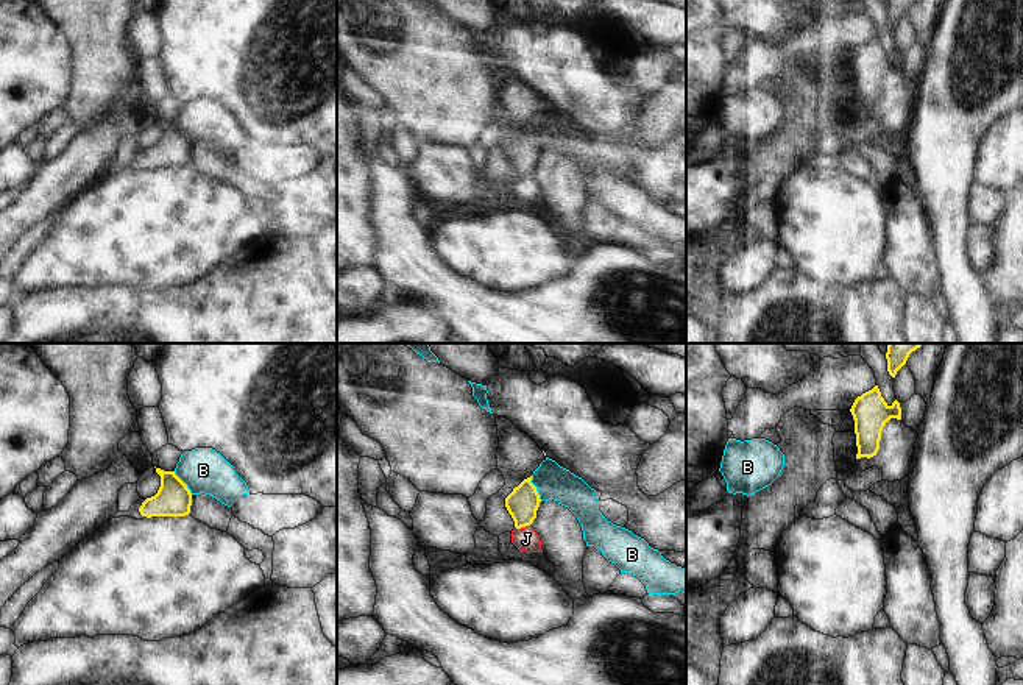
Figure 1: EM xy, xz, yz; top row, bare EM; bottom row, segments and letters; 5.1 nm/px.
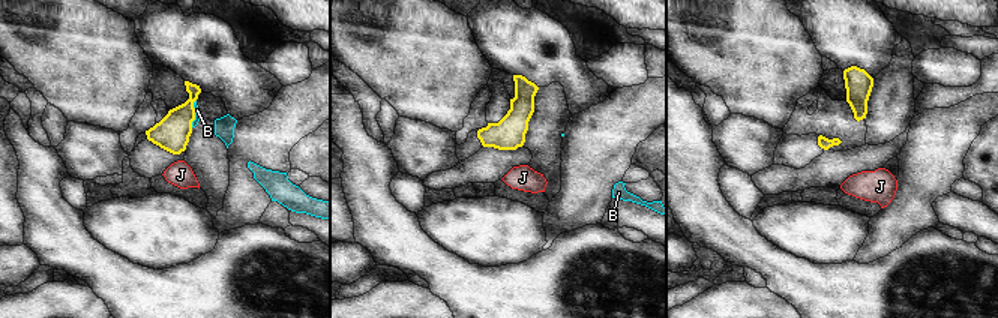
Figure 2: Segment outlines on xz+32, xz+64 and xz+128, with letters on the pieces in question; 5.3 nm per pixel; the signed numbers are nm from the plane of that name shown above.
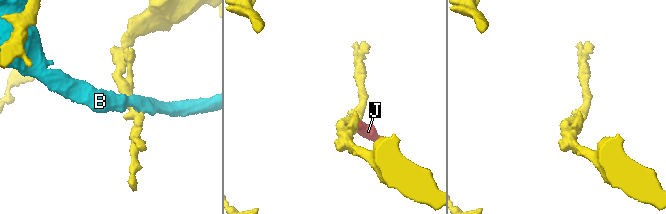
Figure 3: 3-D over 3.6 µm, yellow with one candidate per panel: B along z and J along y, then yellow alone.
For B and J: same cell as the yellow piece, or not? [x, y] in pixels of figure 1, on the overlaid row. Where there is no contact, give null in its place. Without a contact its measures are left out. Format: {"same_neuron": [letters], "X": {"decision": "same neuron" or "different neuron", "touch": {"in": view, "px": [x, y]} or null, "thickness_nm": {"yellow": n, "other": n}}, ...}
{"same_neuron": [], "B": {"decision": "different neuron", "touch": {"in": "xz", "px": [535, 489]}, "thickness_nm": {"yellow": 160, "other": 180}}, "J": {"decision": "different neuron", "touch": {"in": "xz", "px": [523, 526]}, "thickness_nm": {"yellow": 160, "other": 120}}}

